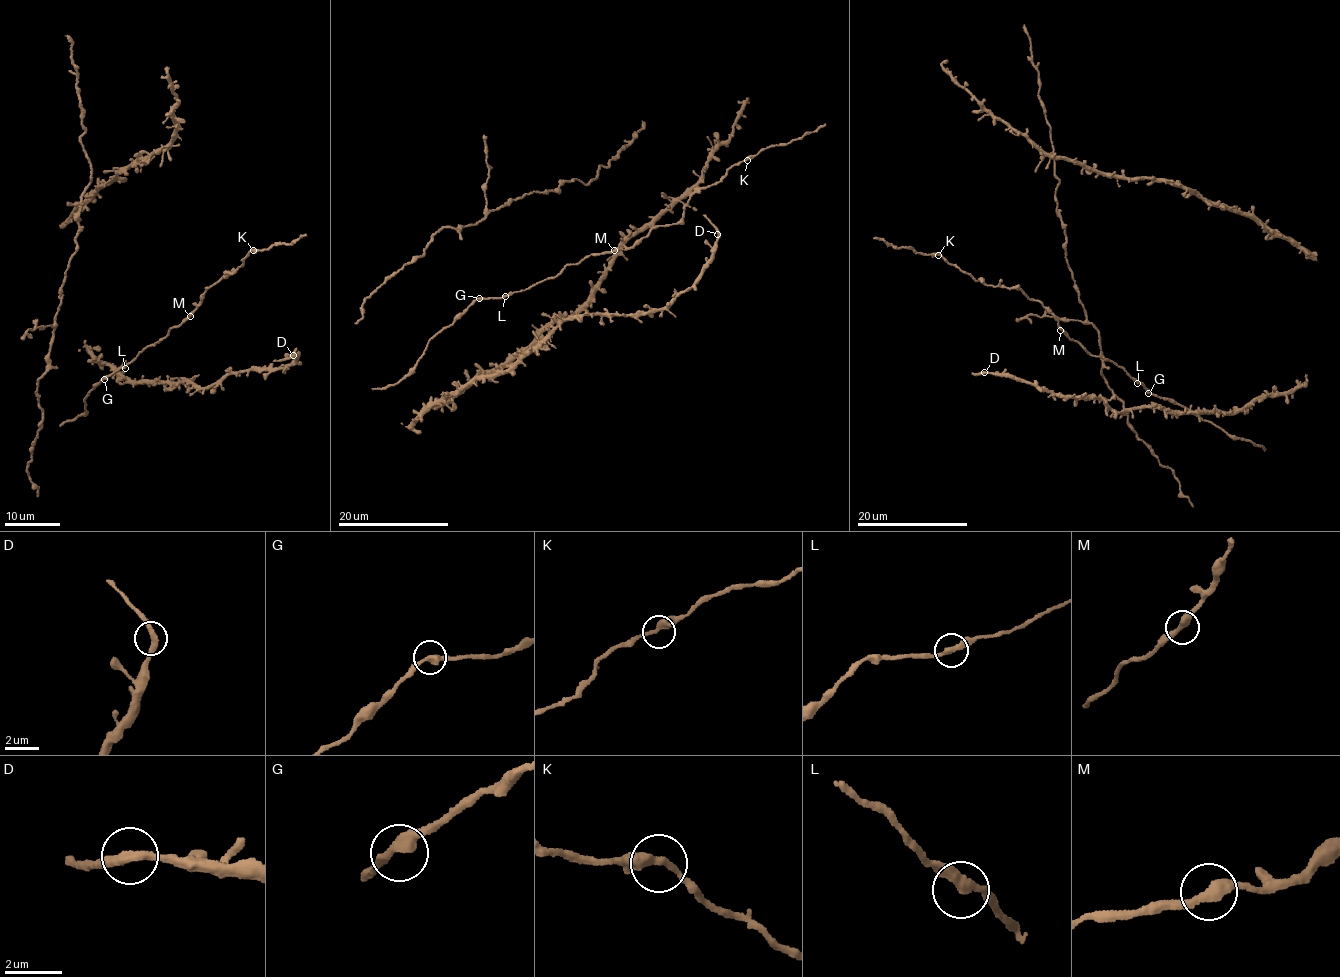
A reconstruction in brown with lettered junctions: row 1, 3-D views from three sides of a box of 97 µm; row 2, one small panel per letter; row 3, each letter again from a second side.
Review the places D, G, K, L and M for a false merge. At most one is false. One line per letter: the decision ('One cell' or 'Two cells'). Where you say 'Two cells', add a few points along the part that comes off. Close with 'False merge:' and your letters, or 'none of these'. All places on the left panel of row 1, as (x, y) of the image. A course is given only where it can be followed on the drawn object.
D: One cell
G: One cell
K: One cell
L: One cell
M: One cell
False merge: none of these

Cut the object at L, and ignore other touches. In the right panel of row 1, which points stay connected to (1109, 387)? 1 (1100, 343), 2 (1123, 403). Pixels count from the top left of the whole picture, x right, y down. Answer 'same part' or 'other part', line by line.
1: same part
2: same part

